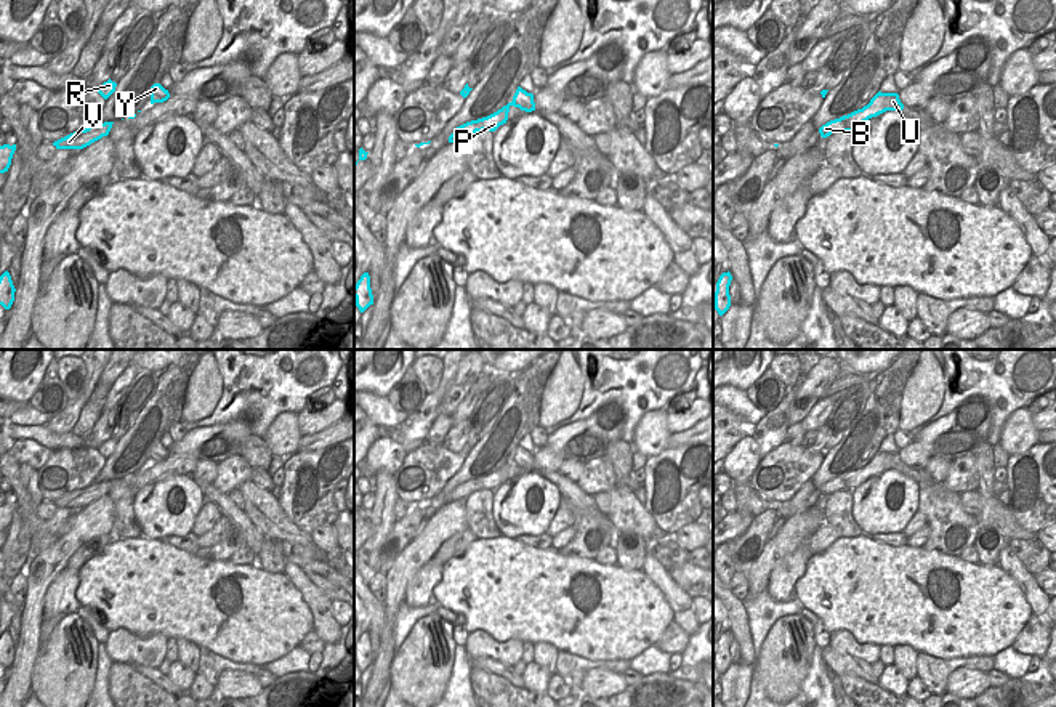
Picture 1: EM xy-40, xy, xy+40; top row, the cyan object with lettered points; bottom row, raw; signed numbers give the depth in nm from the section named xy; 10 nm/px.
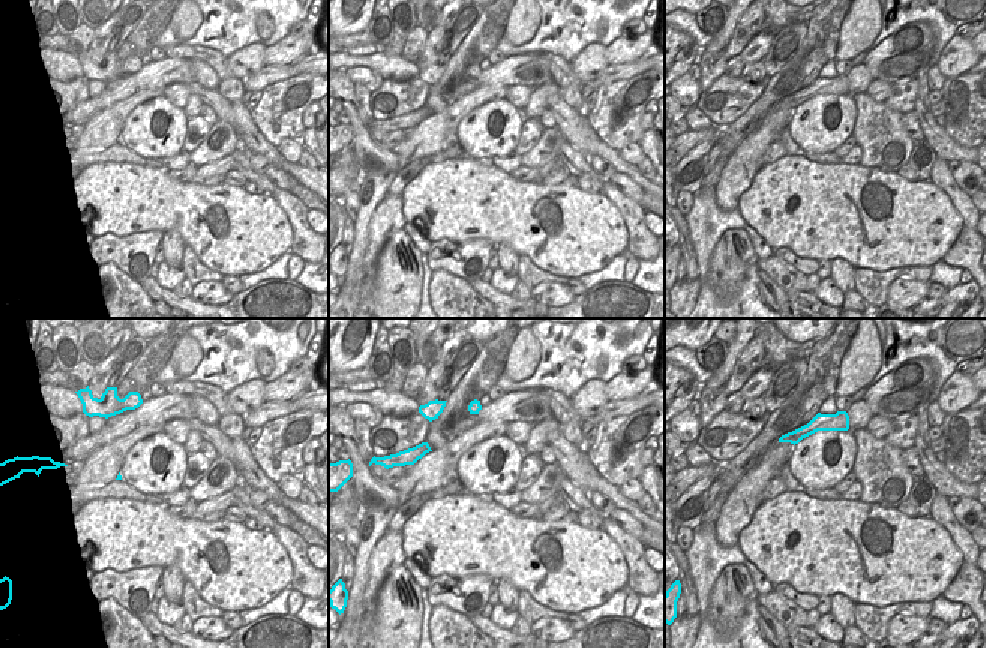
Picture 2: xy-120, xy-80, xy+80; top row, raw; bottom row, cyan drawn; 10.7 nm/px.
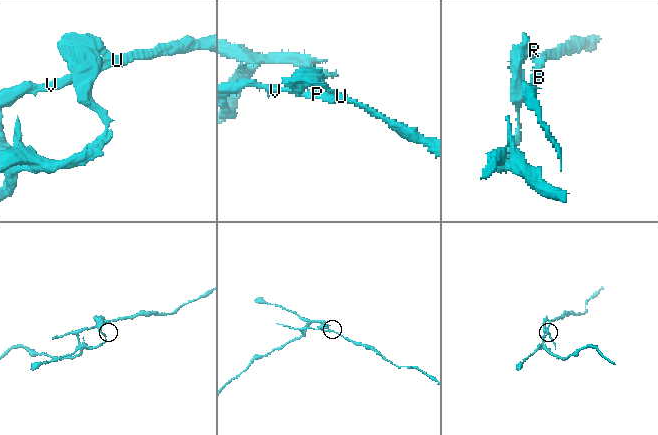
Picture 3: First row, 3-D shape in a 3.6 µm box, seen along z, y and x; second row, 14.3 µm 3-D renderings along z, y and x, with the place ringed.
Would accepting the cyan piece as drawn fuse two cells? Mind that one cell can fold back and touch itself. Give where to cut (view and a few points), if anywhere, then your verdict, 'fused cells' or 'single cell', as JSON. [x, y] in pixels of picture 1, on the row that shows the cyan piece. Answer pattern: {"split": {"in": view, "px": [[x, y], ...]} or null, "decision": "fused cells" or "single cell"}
{"split": {"in": "xy", "px": [[513, 98], [521, 105], [532, 103]]}, "decision": "fused cells"}

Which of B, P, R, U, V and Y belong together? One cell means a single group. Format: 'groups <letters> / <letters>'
groups B P U V / R Y

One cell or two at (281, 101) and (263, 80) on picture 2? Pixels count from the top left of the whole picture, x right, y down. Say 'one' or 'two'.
two

